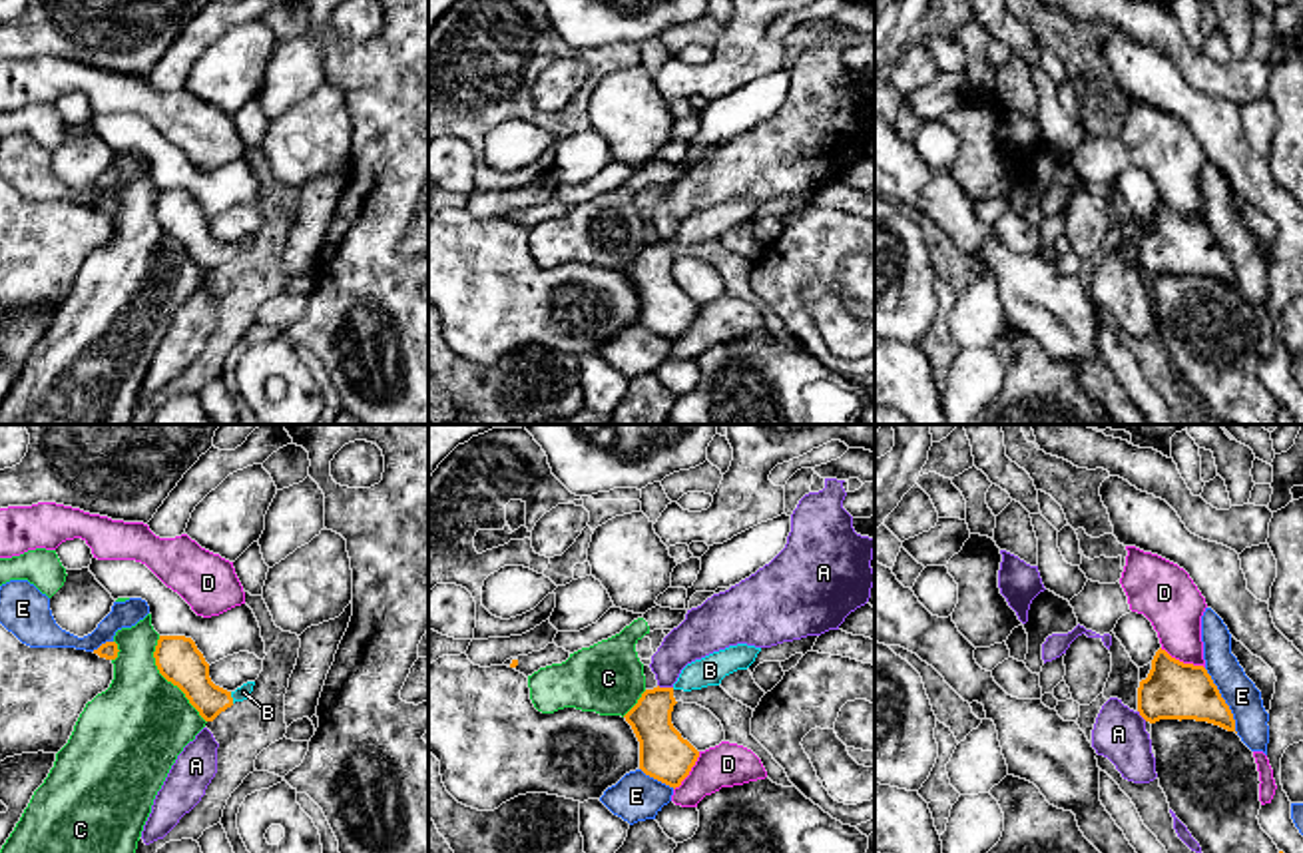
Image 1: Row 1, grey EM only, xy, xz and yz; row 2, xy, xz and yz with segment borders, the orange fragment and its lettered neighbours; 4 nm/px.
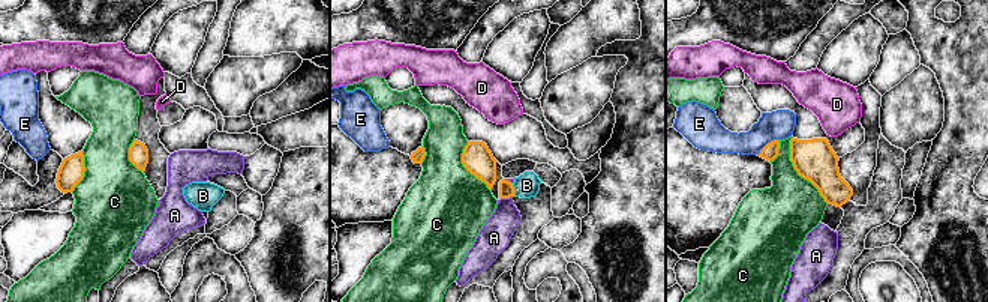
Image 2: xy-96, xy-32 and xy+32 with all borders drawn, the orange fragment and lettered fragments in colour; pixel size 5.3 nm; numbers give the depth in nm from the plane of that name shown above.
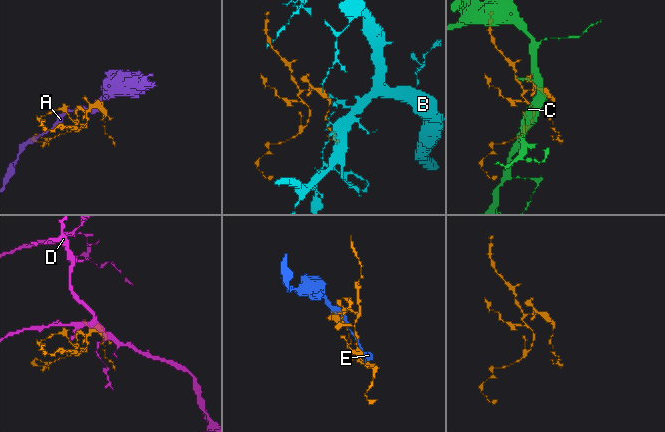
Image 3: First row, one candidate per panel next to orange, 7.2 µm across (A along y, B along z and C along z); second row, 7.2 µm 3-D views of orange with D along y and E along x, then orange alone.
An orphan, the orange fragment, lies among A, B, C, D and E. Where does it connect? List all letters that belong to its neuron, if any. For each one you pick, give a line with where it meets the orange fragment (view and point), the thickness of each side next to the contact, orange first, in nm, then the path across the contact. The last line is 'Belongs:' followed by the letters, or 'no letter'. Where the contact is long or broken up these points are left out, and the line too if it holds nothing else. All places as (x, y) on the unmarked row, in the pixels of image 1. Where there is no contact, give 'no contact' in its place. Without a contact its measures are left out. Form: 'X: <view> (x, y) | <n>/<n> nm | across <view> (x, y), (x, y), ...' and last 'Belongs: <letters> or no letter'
B: xy (232, 252) | 170/60 nm | across xy (182, 218), (216, 252), (232, 252), (244, 246)
Belongs: B

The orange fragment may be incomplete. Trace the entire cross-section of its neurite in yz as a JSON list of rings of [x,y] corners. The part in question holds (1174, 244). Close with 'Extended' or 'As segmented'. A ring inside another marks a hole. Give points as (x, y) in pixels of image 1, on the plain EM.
[[[1158,203],[1152,223],[1138,241],[1140,269],[1160,273],[1195,273],[1235,285],[1235,273],[1203,219],[1183,217]]]. As segmented

